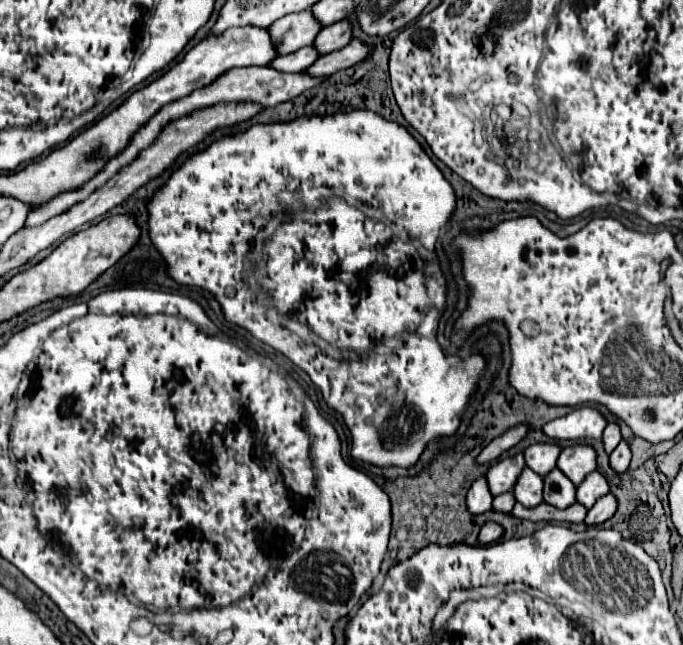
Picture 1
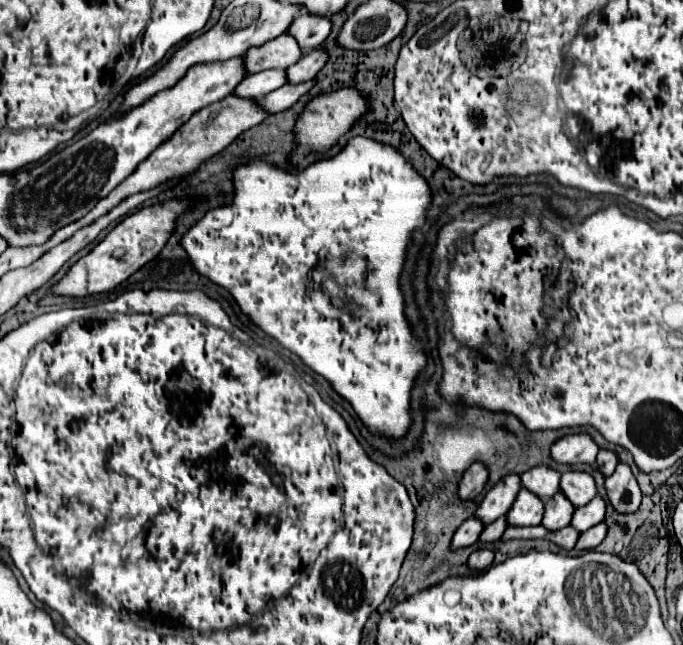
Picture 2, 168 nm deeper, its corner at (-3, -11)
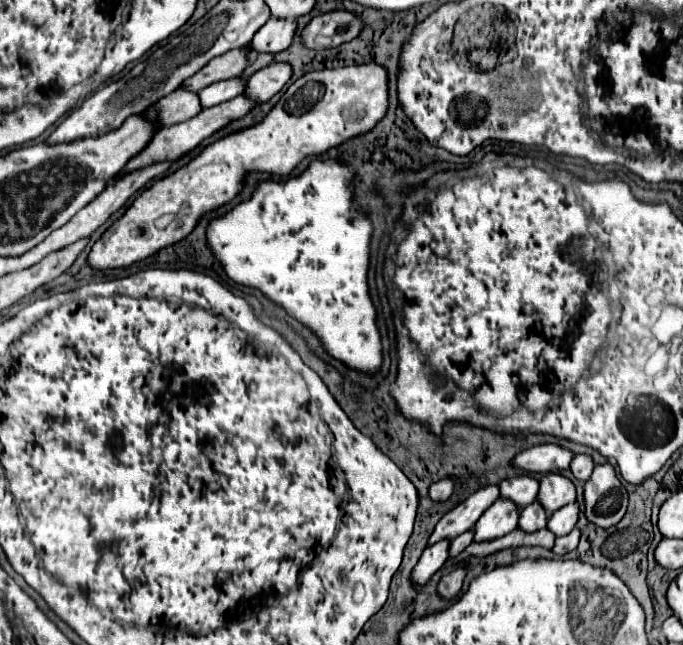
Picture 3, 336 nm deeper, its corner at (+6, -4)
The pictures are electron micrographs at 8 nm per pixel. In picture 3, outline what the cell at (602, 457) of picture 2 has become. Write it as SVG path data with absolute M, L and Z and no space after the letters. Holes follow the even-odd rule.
M577 454L577 456L573 458L573 462L571 462L571 472L573 472L573 476L575 476L577 480L583 480L583 482L591 476L593 468L595 468L595 462L593 462L593 458L591 458L589 454Z

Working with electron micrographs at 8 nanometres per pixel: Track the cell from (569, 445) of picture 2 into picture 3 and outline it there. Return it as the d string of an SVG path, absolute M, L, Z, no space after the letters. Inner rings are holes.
M539 444L539 446L533 446L533 448L517 454L513 464L527 472L545 474L545 472L555 472L555 470L557 472L567 470L571 460L573 460L571 450L561 448L557 444Z

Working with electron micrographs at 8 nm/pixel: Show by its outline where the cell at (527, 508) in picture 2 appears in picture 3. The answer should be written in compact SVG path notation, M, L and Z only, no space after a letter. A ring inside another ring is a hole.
M497 500L493 506L485 510L485 514L475 524L475 542L493 540L505 536L507 532L517 528L521 508L515 508L511 500Z

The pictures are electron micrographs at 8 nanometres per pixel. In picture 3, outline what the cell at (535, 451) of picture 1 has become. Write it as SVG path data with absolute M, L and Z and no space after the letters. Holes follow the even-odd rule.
M513 476L513 478L505 478L499 484L499 490L501 490L501 498L511 498L517 506L525 508L539 494L539 480L531 476Z

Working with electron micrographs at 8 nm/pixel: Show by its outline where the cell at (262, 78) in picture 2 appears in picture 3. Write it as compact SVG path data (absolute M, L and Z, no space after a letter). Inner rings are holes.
M239 76L233 80L223 80L219 84L211 84L211 86L203 88L203 92L199 92L201 106L211 108L211 106L217 106L221 102L227 102L227 100L243 94L243 84L247 84L247 80Z

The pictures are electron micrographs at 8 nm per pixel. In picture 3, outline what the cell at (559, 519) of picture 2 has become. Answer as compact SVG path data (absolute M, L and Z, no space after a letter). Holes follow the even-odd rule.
M535 500L531 502L527 508L523 508L521 516L519 516L519 528L525 532L535 532L547 526L549 514L545 512L545 508Z

